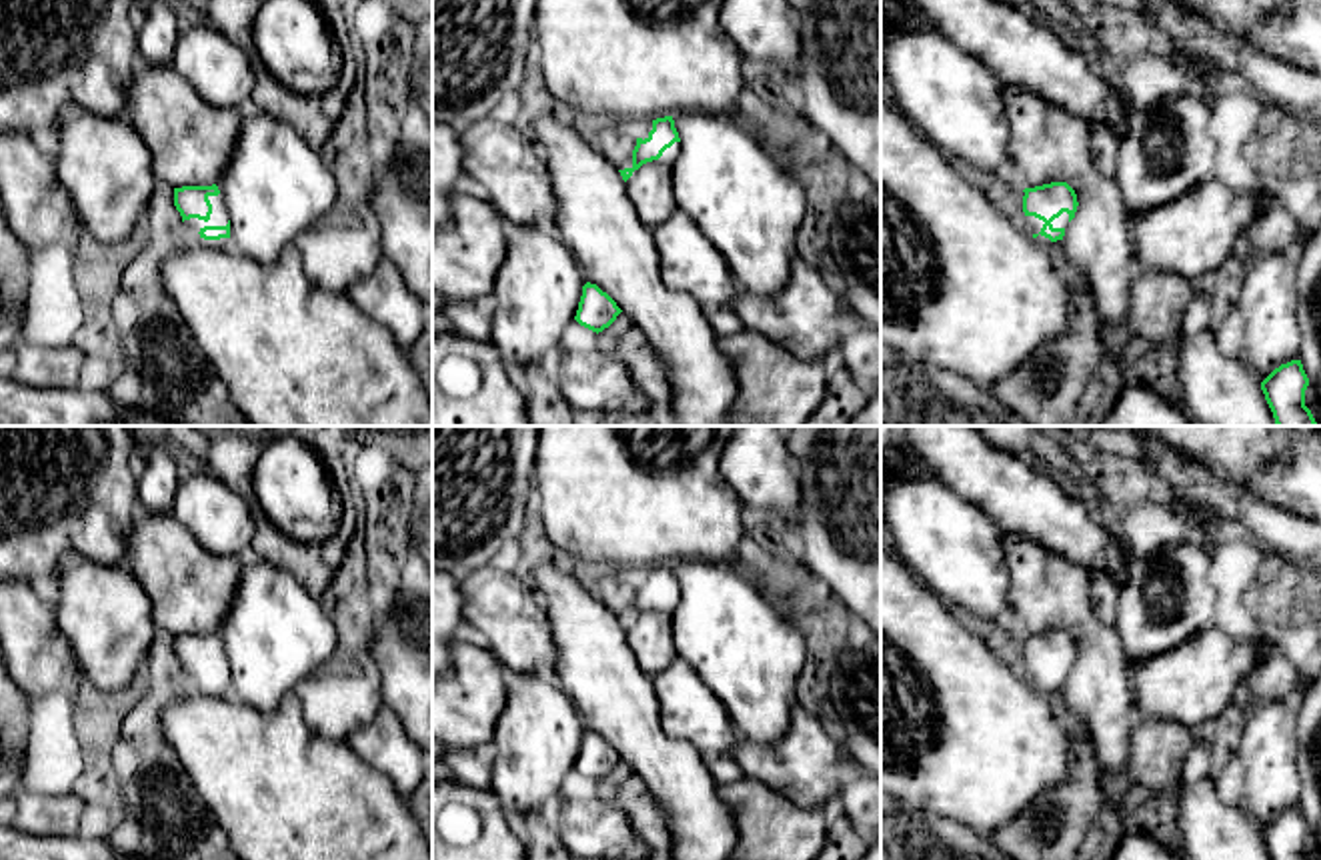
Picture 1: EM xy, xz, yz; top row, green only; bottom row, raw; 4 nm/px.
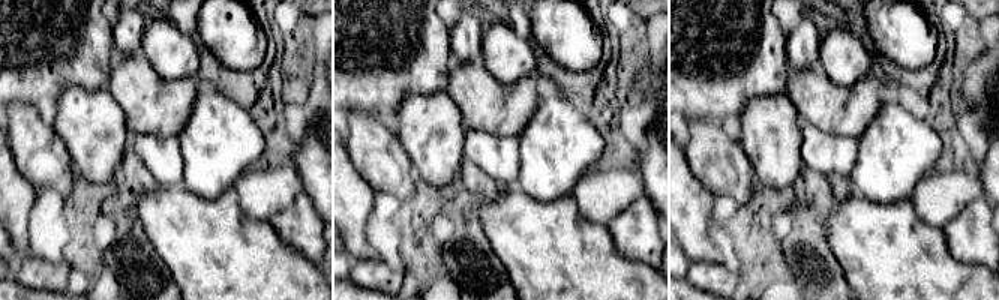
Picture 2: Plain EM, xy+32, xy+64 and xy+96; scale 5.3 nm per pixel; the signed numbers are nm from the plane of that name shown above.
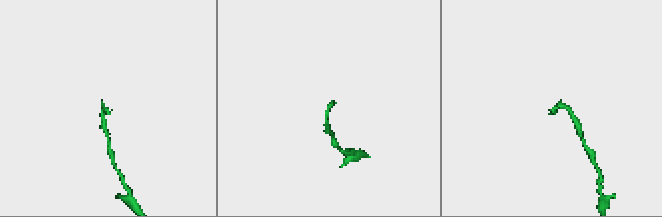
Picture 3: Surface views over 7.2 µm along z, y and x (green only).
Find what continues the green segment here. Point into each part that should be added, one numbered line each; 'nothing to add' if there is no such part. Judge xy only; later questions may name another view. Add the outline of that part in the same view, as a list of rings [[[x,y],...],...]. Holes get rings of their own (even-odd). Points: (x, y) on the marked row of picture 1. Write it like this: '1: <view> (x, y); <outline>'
1: xy (219, 216); [[[220,194],[218,196],[208,196],[208,200],[212,204],[210,220],[204,222],[204,220],[198,220],[198,218],[190,218],[190,220],[184,220],[184,226],[192,234],[194,244],[198,244],[198,246],[206,246],[206,248],[232,248],[230,238],[204,240],[198,234],[204,226],[226,226],[228,220],[230,220],[226,204],[224,204],[224,198]]]

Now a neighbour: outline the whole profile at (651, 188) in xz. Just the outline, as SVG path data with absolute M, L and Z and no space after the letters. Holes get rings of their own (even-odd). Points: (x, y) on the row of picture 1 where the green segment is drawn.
M646 162L626 180L626 194L638 218L654 228L679 208L675 200L673 166Z

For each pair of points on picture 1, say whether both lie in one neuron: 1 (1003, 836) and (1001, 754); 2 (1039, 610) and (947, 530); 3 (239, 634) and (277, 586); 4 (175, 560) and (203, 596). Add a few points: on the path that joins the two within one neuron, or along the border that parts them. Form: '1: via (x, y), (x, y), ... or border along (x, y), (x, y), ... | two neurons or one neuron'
1: border along (1039, 794), (989, 838) | two neurons
2: border along (1001, 536), (1007, 568), (1007, 610), (1013, 628) | two neurons
3: via (251, 622), (269, 604), (269, 598) | one neuron
4: via (175, 568), (195, 588) | one neuron

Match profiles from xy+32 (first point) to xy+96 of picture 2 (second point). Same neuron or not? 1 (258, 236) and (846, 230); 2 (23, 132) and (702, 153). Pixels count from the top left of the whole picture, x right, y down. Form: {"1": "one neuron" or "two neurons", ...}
{"1": "one neuron", "2": "one neuron"}

